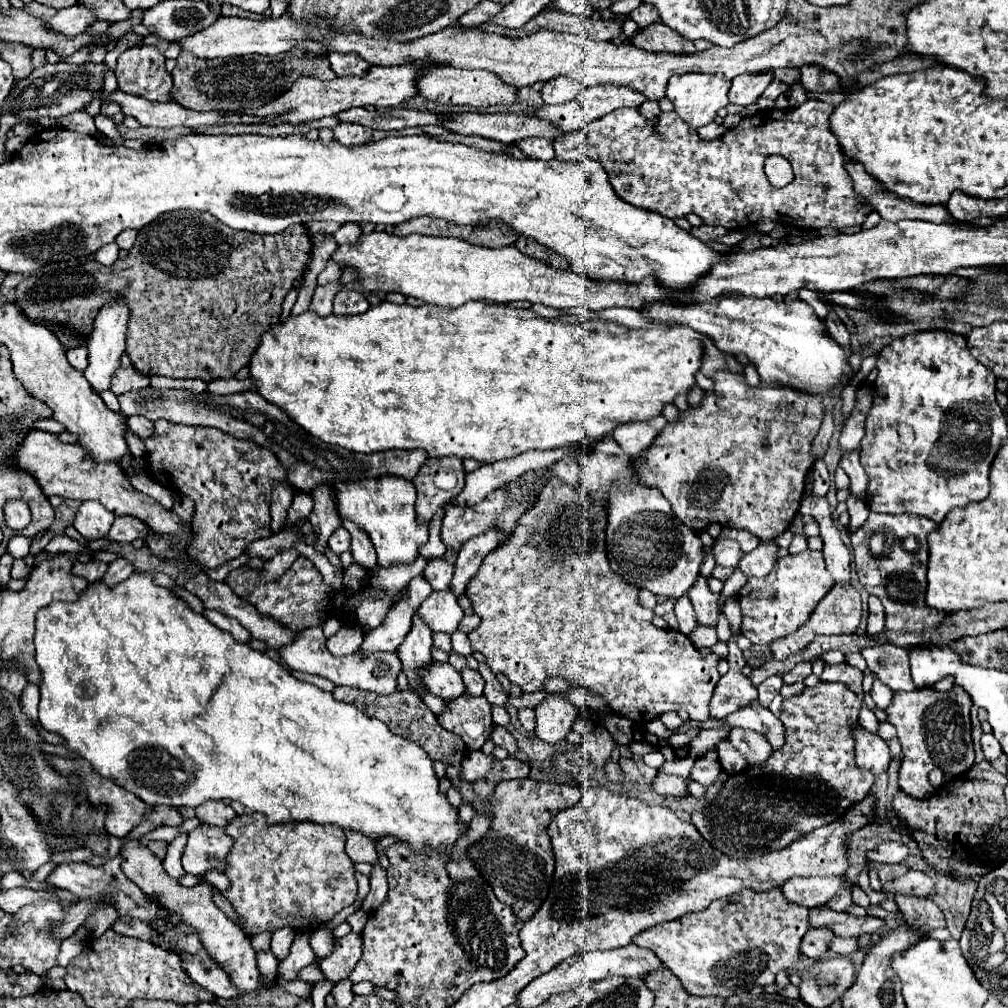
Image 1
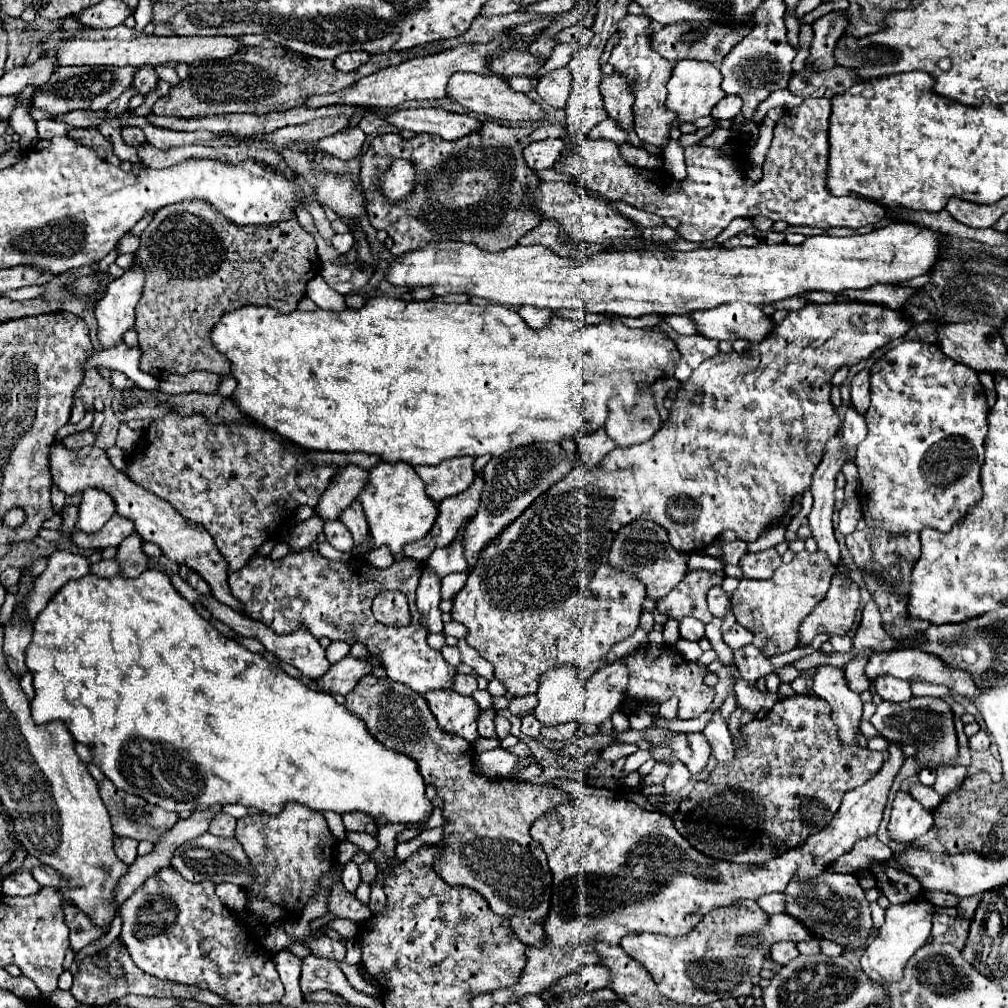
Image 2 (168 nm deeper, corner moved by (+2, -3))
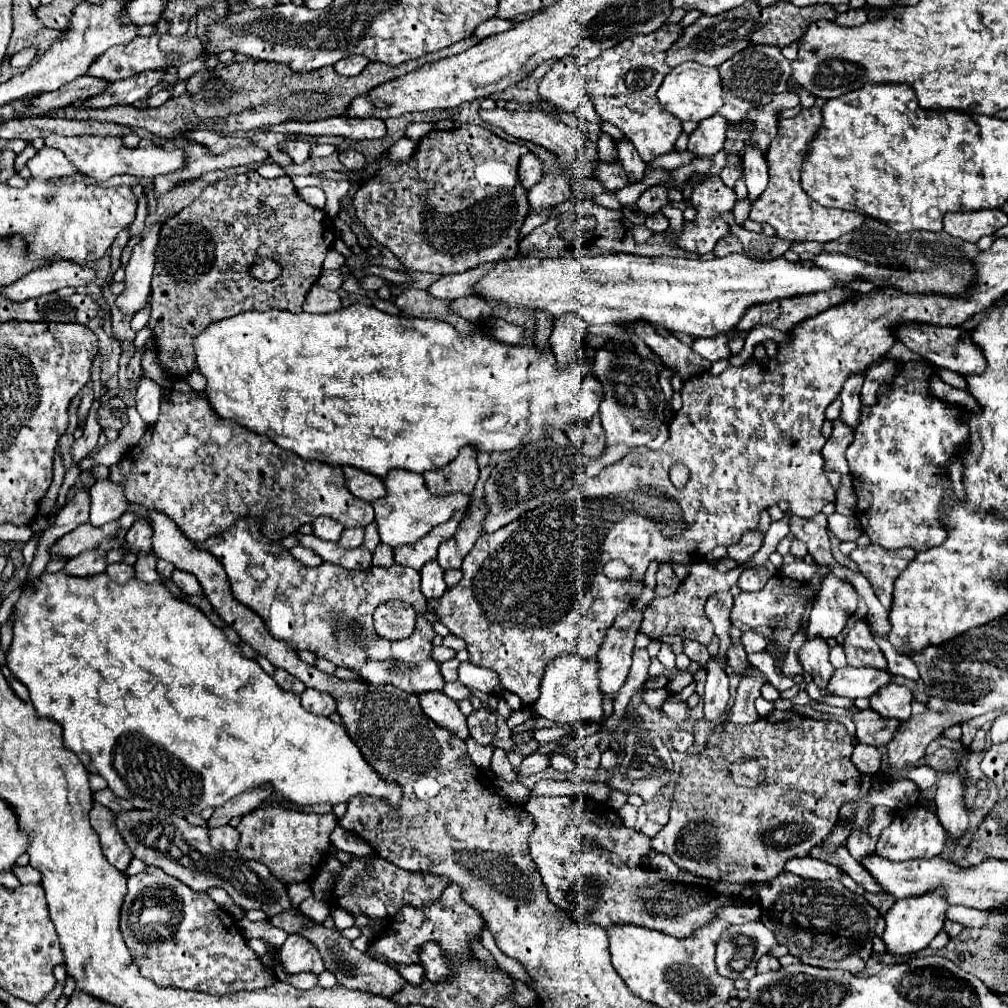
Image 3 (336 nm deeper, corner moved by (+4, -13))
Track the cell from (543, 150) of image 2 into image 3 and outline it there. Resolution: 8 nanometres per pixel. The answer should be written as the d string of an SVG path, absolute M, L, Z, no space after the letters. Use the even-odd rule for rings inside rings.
M525 153L519 159L519 179L521 179L521 185L529 191L535 183L541 181L541 177L543 177L541 161L533 153Z

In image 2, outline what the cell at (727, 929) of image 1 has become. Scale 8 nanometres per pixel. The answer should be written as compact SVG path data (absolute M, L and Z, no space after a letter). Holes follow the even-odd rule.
M741 901L735 903L733 907L717 907L717 911L705 915L705 919L701 919L701 923L693 931L689 931L689 935L667 937L659 933L629 933L621 939L621 947L625 949L627 955L631 955L633 959L637 959L649 969L661 995L665 995L667 999L681 1005L709 1005L713 1003L713 999L723 999L725 995L729 997L751 995L755 987L753 979L761 973L771 947L769 945L745 947L741 945L741 939L745 935L755 935L765 927L765 923L769 923L769 913L765 913L755 901Z

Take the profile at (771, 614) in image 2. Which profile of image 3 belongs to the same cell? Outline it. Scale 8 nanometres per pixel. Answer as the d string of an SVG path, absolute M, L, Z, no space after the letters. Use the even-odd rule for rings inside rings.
M771 577L771 581L767 581L767 585L761 591L755 593L747 593L741 591L735 597L733 609L731 609L731 623L741 629L741 631L757 631L761 635L765 635L769 639L769 653L775 655L779 651L779 647L787 645L791 641L791 637L797 633L799 629L799 619L807 607L807 599L815 597L819 591L823 577L813 577L807 583L799 583L799 581L789 581L787 585L787 577Z

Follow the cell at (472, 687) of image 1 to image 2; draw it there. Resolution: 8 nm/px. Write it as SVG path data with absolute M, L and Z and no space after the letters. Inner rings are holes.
M457 673L453 691L461 693L461 695L471 695L475 689L477 689L477 679L475 679L475 675L461 675L461 673Z

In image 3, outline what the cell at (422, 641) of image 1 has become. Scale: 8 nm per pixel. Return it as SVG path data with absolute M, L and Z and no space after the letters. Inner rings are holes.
M429 561L421 569L421 591L427 599L439 599L445 593L447 585L443 581L443 569L437 561Z

